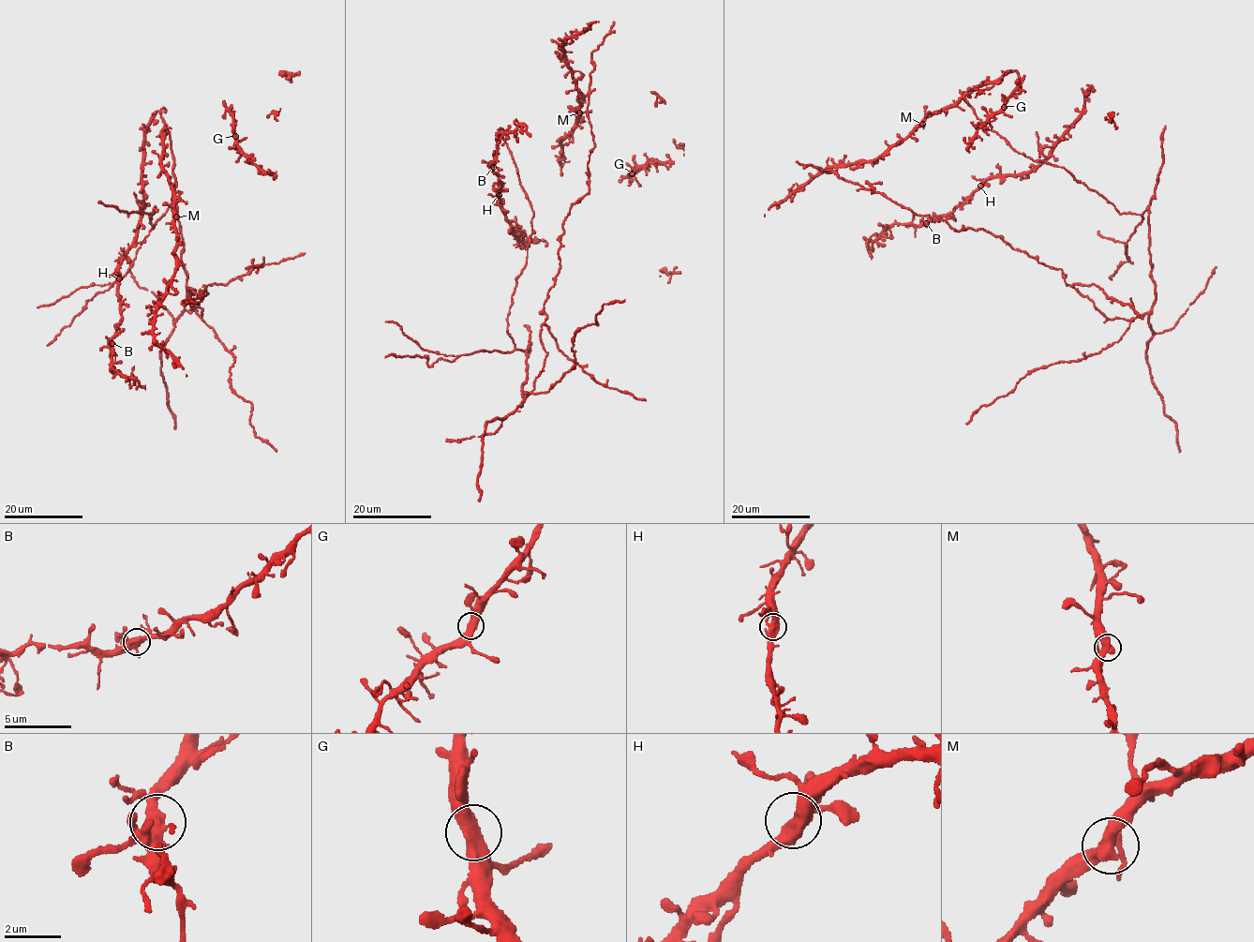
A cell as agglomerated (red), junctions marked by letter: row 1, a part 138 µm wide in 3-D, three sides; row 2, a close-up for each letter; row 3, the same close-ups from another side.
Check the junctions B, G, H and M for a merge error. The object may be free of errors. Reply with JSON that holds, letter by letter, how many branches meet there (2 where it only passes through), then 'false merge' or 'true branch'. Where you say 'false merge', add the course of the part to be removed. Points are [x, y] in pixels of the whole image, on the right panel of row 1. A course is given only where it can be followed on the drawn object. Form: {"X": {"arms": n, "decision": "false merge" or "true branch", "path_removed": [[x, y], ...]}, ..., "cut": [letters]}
{"B": {"arms": 2, "decision": "true branch"}, "G": {"arms": 2, "decision": "true branch"}, "H": {"arms": 2, "decision": "true branch"}, "M": {"arms": 2, "decision": "true branch"}, "cut": []}

